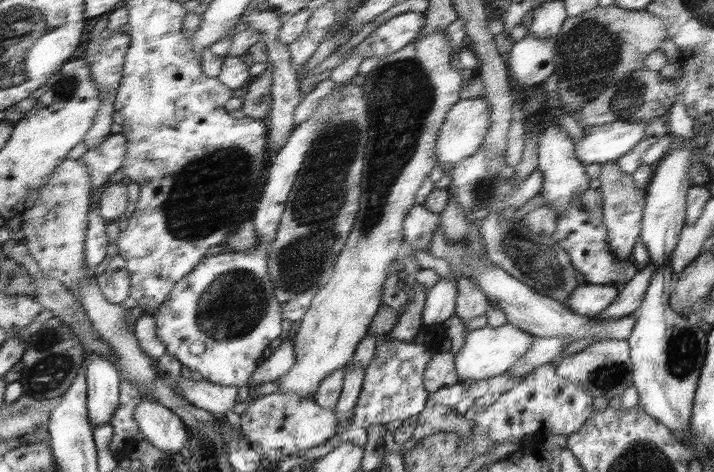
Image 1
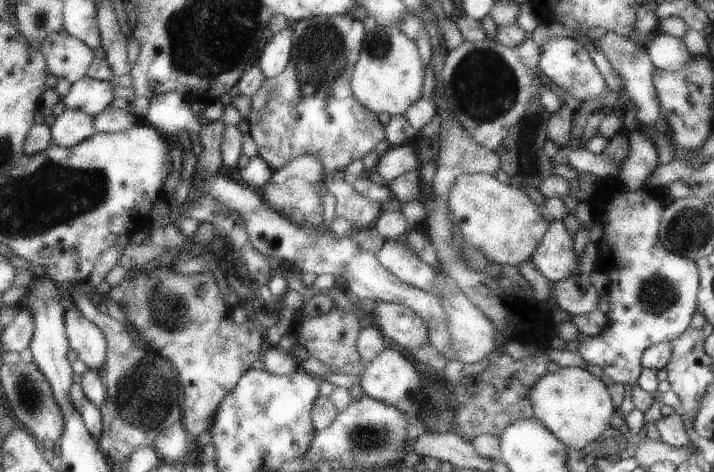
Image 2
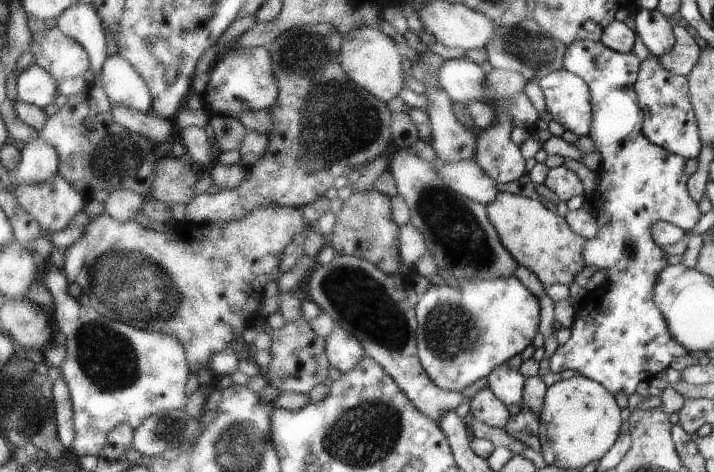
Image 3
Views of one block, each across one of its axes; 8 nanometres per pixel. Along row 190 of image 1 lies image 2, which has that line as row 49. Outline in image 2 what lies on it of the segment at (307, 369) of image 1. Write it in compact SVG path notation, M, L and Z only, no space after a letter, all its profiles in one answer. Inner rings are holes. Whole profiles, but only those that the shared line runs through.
M378 25L368 32L351 78L351 89L367 110L388 112L392 117L403 115L412 104L420 100L422 94L424 61L419 47L398 29Z

